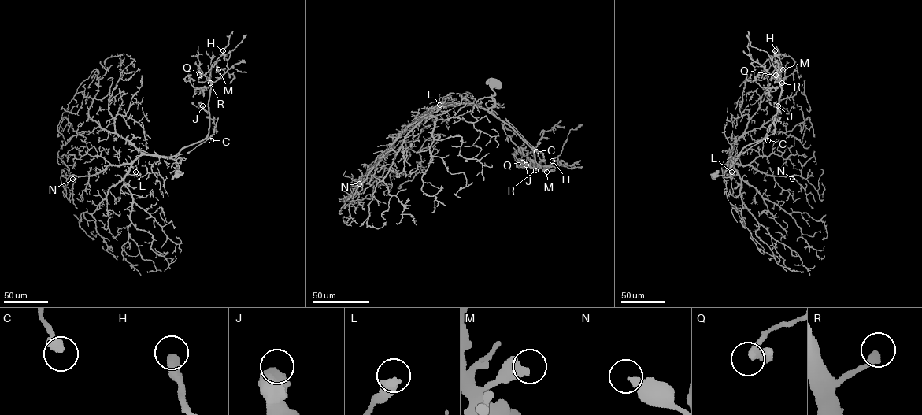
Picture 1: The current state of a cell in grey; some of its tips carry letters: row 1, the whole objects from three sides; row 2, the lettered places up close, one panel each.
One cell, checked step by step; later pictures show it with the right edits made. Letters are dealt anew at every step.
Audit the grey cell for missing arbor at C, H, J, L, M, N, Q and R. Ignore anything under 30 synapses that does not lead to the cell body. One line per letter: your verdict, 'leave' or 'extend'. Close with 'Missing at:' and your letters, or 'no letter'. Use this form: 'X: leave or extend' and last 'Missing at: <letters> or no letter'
C: leave
H: leave
J: leave
L: leave
M: leave
N: leave
Q: leave
R: leave
Missing at: no letter

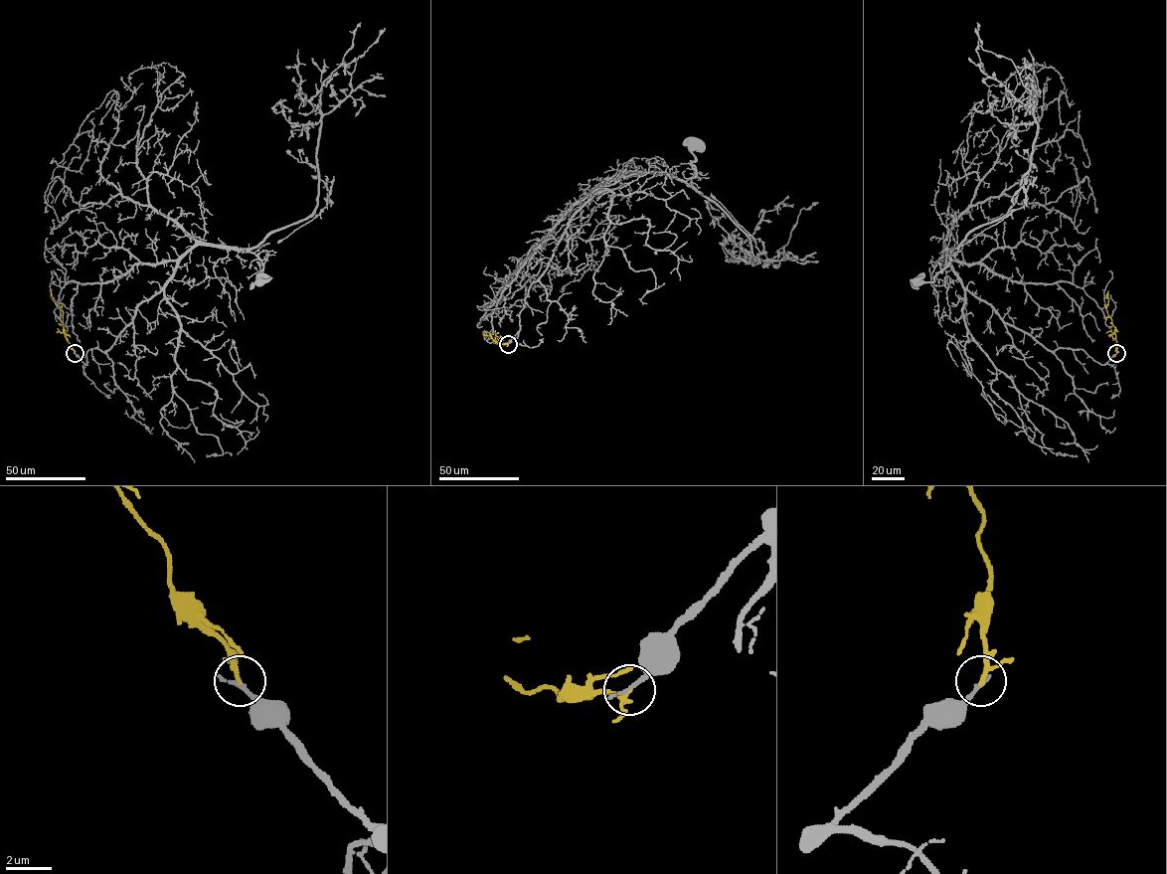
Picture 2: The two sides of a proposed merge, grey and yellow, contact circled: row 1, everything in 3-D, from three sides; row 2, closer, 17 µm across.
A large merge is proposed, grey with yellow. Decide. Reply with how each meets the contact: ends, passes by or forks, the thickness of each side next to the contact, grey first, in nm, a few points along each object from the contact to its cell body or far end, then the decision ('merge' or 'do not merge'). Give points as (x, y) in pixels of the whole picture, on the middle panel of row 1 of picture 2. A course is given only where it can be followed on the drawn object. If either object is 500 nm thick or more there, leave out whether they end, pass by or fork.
grey ends there; yellow passes by; 200 nm thick on the grey side, 150 nm on the other; grey runs (507, 344), (520, 330), (529, 286), (571, 218), (609, 178), (629, 171), (695, 176), (692, 144); yellow runs (508, 344), (496, 342), (495, 333), (483, 335); do not merge

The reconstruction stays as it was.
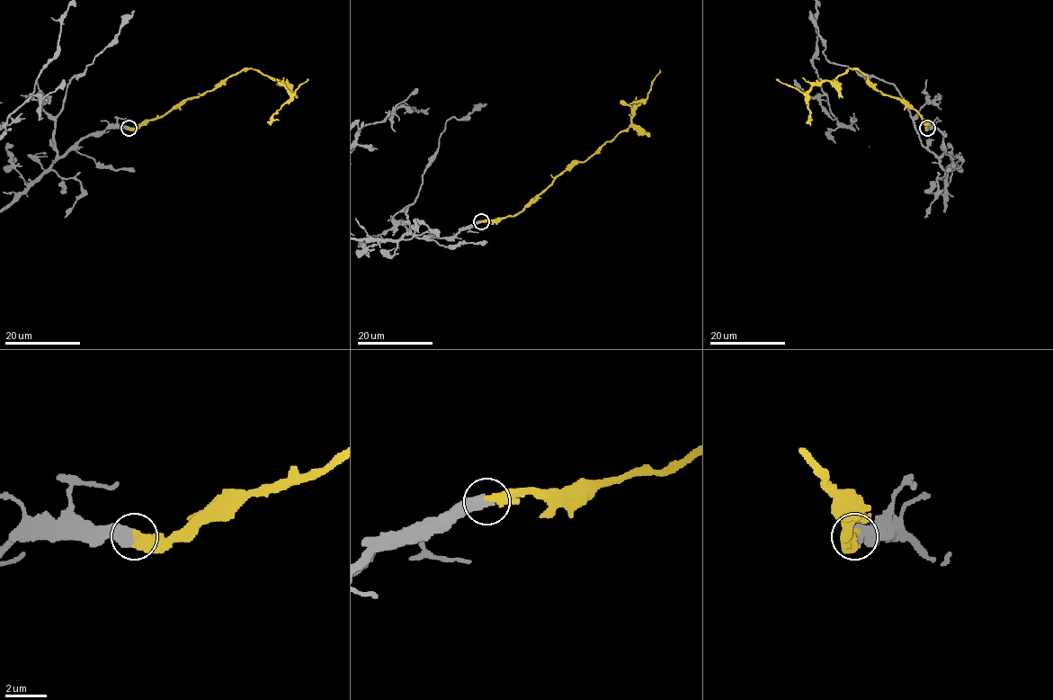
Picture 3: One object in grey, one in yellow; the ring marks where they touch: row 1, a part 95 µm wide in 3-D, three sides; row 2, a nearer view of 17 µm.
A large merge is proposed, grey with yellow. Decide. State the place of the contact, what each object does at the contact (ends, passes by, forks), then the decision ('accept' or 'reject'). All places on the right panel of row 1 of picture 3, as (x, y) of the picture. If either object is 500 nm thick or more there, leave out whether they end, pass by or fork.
(927, 128) | accept

